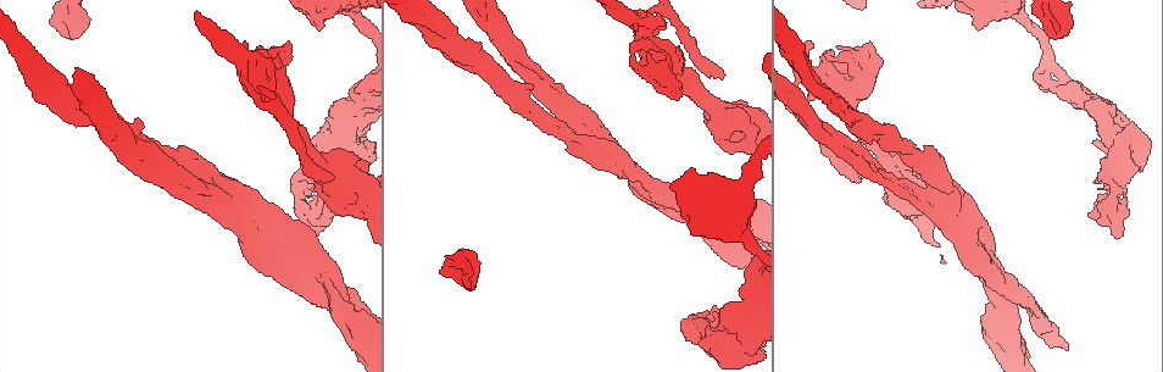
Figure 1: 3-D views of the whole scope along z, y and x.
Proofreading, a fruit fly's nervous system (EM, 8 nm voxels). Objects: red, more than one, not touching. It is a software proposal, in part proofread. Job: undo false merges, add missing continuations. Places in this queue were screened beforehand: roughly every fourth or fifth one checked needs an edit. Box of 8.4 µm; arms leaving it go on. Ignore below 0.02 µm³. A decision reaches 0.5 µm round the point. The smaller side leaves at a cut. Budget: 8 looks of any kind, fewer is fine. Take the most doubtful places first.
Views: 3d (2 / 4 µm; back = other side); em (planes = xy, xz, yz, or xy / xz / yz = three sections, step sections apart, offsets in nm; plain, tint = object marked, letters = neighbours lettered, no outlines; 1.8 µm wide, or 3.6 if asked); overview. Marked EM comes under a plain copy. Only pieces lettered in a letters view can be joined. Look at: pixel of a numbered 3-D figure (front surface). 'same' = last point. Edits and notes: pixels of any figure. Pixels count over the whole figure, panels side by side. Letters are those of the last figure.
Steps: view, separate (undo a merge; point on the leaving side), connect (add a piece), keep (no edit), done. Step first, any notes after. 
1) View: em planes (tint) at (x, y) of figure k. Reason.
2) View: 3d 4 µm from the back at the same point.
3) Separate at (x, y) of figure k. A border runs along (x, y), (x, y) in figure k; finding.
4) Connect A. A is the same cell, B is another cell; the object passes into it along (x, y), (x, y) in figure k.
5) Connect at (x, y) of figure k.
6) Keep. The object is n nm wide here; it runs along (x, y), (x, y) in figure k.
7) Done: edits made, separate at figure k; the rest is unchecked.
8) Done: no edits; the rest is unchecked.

View: em xz step 8 (tint) at (306, 256) of figure 1. Closes a loop.

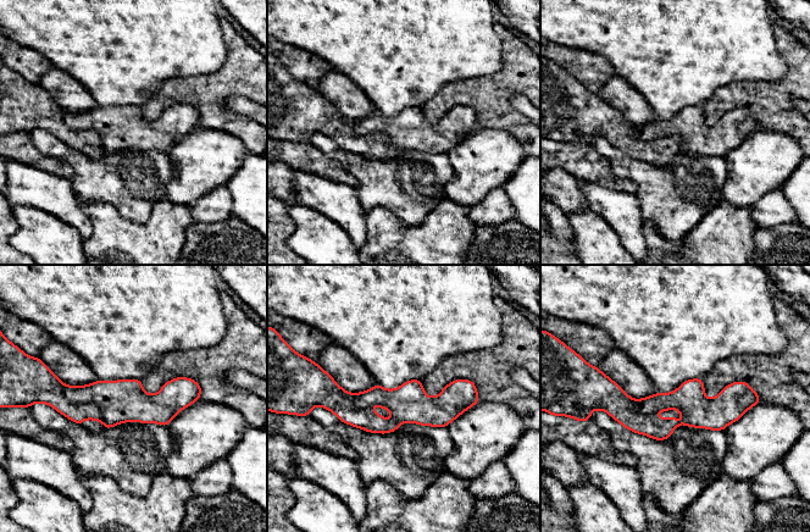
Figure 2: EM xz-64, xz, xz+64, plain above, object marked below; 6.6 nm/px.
View: em xy step 16 (letters) at the same point.

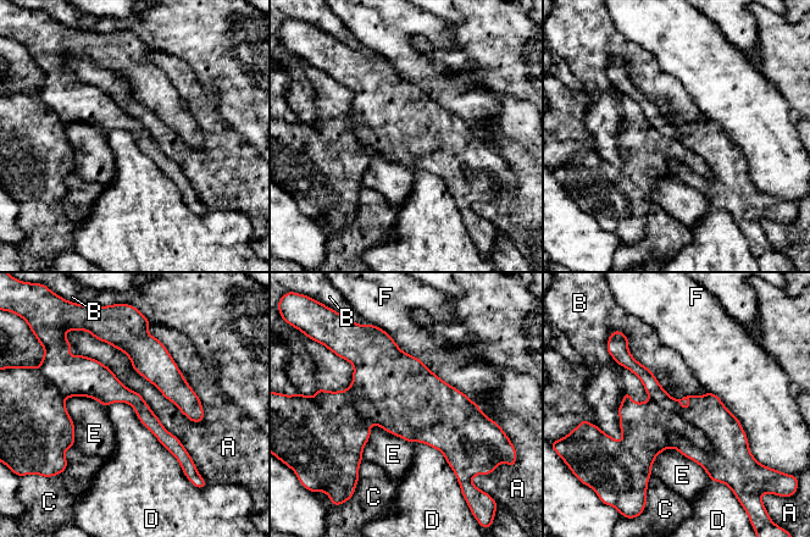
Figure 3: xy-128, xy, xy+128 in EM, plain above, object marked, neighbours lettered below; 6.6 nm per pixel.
Separate at (653, 426) of figure 3. The object is 100 nm wide here; A, B, C, D, E and F are other cells; a second neuron is stuck on.

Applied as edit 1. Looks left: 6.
View: overview. Redraw.

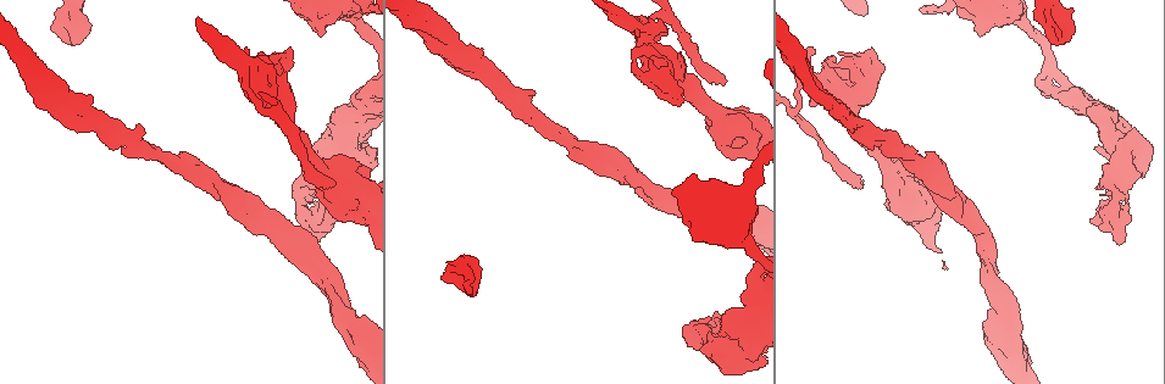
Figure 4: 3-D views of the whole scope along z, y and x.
View: em xy step 8 (letters) at (1116, 223) of figure 4. Sharp bend.

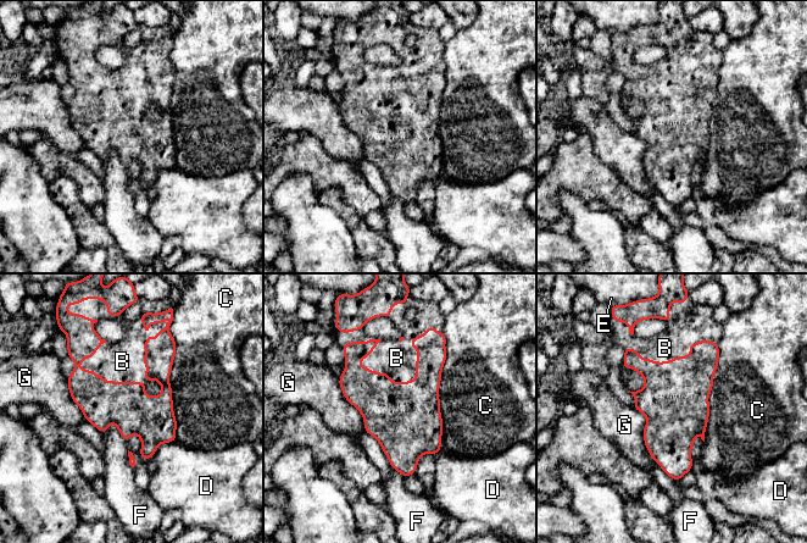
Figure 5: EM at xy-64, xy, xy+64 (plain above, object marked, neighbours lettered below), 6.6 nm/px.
View: em planes (letters) at the same point.

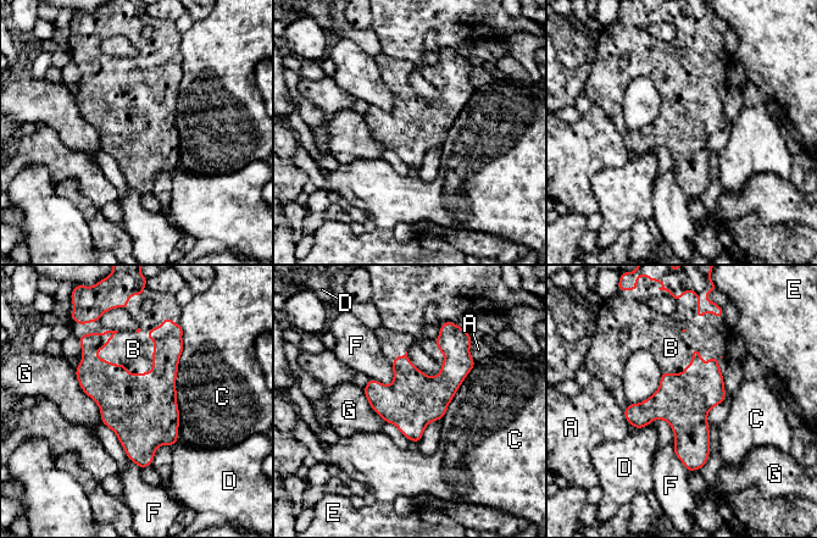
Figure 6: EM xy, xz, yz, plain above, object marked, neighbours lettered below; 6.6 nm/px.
Connect B. The object is 360 nm wide here; B is the same cell, A, C, D, E, F and G are other cells; the neuron continues.

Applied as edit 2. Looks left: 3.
Done: edits made, separate at figure 3, connect at figure 6; the rest is unchecked.

